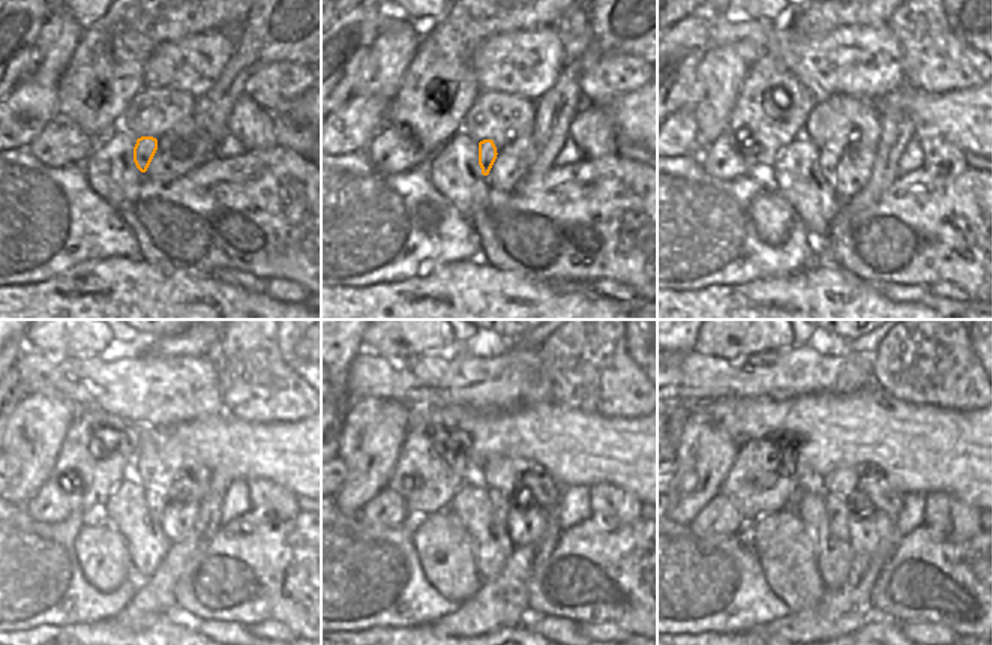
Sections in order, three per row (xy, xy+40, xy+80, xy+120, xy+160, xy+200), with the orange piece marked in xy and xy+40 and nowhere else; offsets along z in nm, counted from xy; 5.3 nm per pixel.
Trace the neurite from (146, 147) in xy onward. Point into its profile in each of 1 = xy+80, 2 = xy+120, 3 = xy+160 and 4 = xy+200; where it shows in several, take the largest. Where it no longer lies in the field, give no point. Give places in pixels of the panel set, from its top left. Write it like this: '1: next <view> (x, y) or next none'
1: next xy+80 (827, 162)
2: next xy+120 (155, 506)
3: next xy+160 (502, 510)
4: next xy+200 (839, 518)

